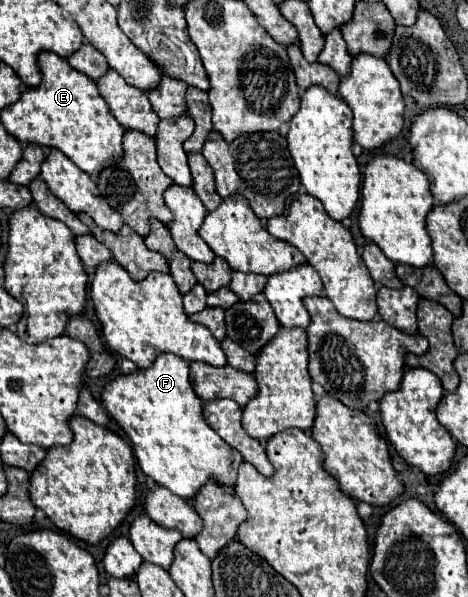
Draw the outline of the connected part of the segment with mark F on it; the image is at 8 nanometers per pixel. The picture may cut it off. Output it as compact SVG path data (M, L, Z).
M161 354L151 368L121 374L103 388L103 406L131 440L141 470L183 500L193 500L209 480L233 488L243 458L203 418L203 400L189 382L189 362Z

